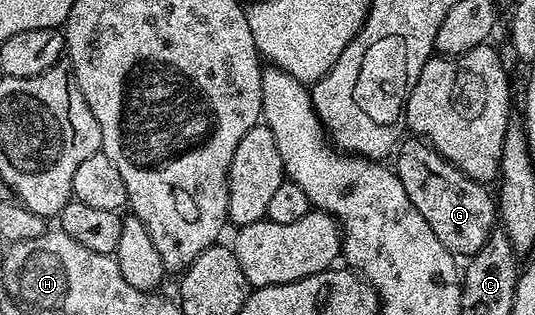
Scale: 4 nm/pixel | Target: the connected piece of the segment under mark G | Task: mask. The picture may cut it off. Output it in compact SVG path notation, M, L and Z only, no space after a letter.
M424 138L407 139L396 152L395 170L399 181L403 181L403 189L407 189L407 197L411 197L411 205L423 213L423 221L431 225L435 237L453 256L472 257L479 253L495 227L495 199L490 188L467 177L454 163L448 163Z

